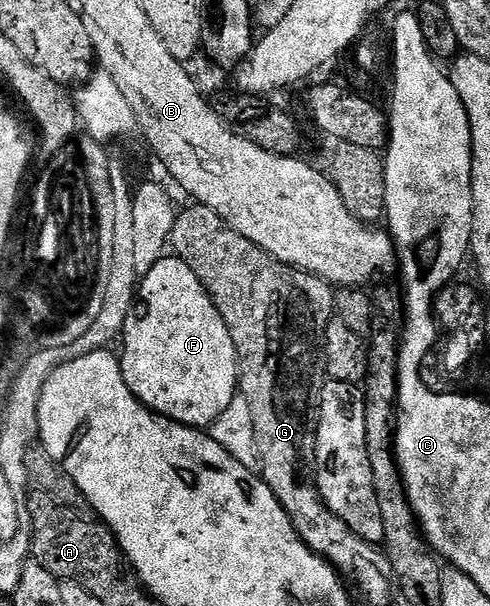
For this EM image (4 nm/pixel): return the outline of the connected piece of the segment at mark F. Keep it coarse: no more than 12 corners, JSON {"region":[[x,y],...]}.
{"region":[[176,255],[140,278],[119,360],[135,399],[208,430],[237,352]]}

